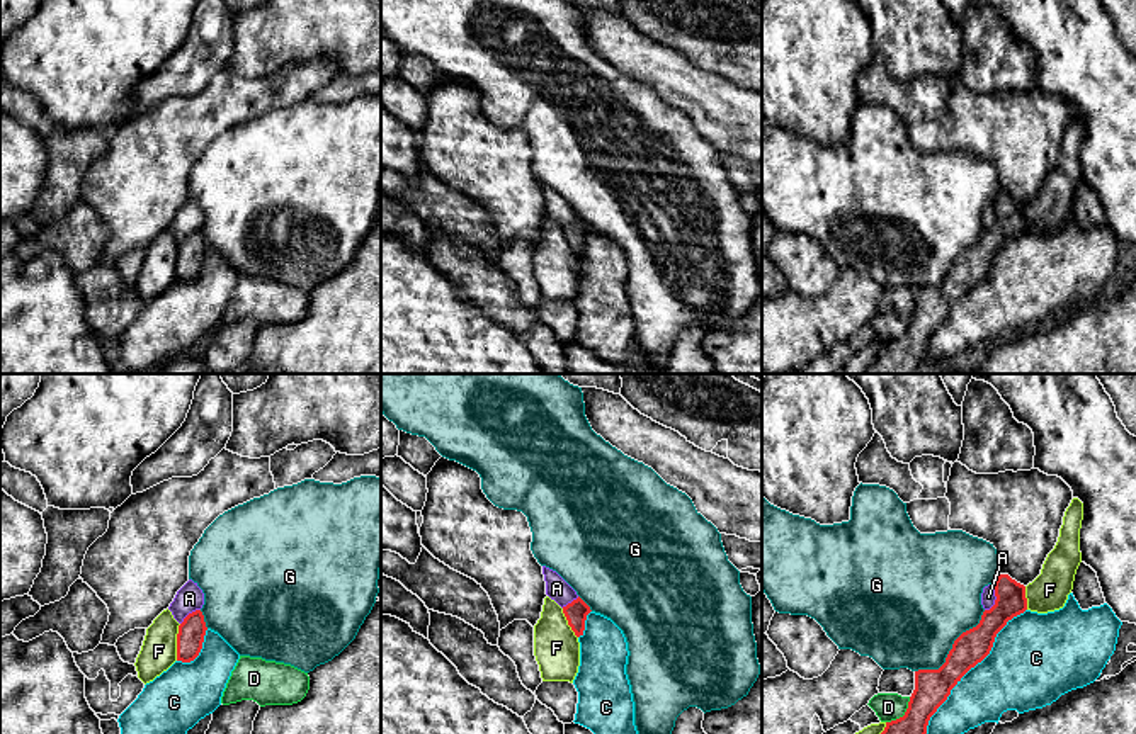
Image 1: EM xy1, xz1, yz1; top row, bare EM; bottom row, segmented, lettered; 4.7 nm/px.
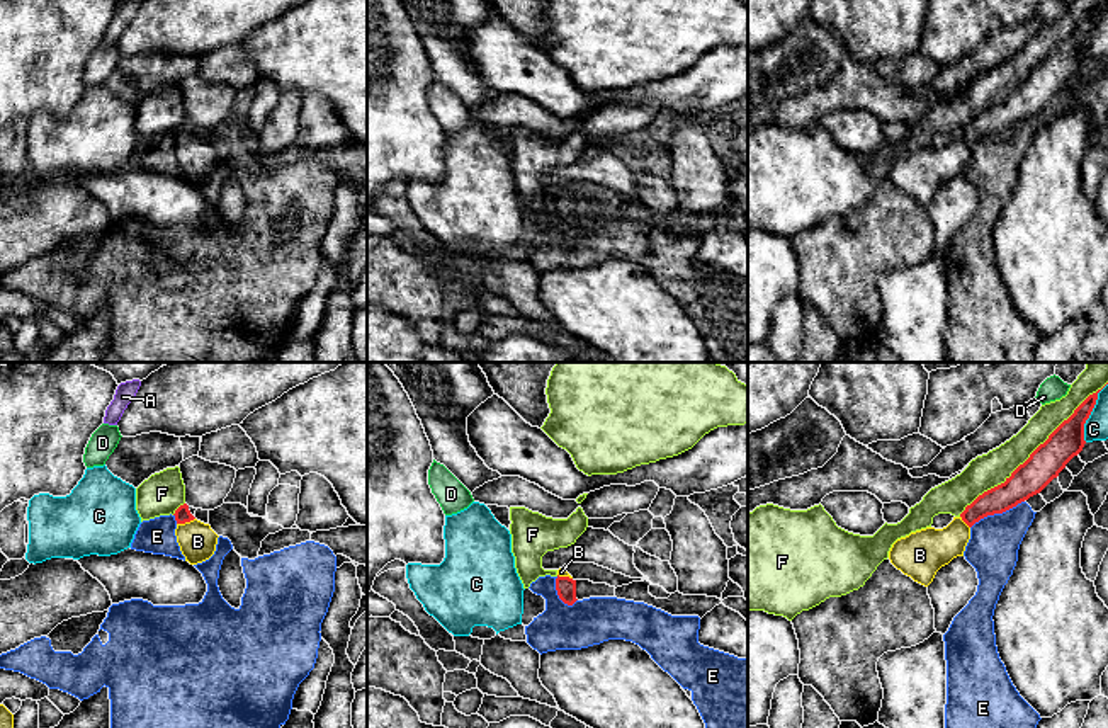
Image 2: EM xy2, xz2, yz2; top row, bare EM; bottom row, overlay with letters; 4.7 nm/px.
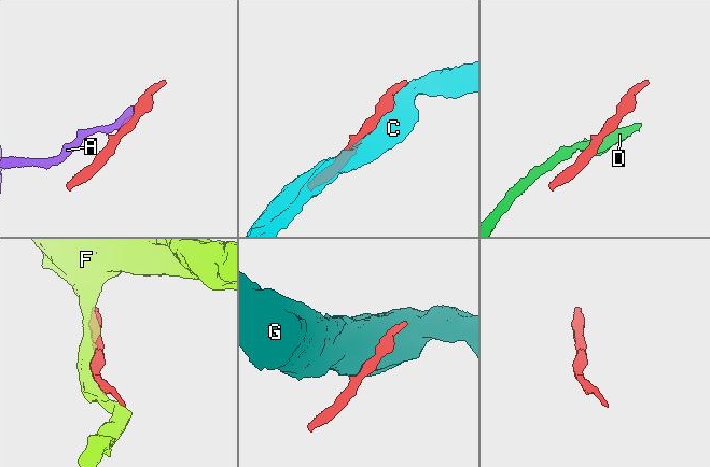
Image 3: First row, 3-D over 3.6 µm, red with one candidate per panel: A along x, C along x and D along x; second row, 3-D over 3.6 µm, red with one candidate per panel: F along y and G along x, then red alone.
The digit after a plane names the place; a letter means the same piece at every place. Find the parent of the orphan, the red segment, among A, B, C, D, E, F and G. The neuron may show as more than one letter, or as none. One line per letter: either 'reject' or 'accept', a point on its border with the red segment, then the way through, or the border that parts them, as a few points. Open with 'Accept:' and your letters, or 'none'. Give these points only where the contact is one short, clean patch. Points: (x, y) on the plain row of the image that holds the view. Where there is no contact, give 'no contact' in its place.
Accept: B
A: reject; contact yz1 (997, 218); border yz1 (994, 204), (995, 221), (985, 230)
B: accept; contact xy2 (186, 140); way xy2 (182, 133), (186, 140), (197, 160)
C: reject; contact yz1 (970, 287)
D: reject; contact yz1 (905, 333); border yz1 (910, 316), (907, 330), (886, 342)
E: reject; contact yz2 (996, 131); border yz2 (1023, 119), (1001, 131), (981, 136), (971, 147)
F: reject; contact yz2 (1032, 72)
G: reject; contact yz1 (953, 267)

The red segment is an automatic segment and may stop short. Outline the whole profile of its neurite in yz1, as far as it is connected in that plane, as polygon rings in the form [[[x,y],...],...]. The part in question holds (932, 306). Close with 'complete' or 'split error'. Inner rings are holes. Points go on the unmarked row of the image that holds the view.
[[[1008,194],[995,200],[995,224],[976,246],[963,251],[939,289],[915,291],[915,309],[903,336],[886,342],[866,374],[913,374],[925,360],[927,345],[961,297],[991,270],[997,253],[1008,240],[1027,229],[1025,206]]] | complete

